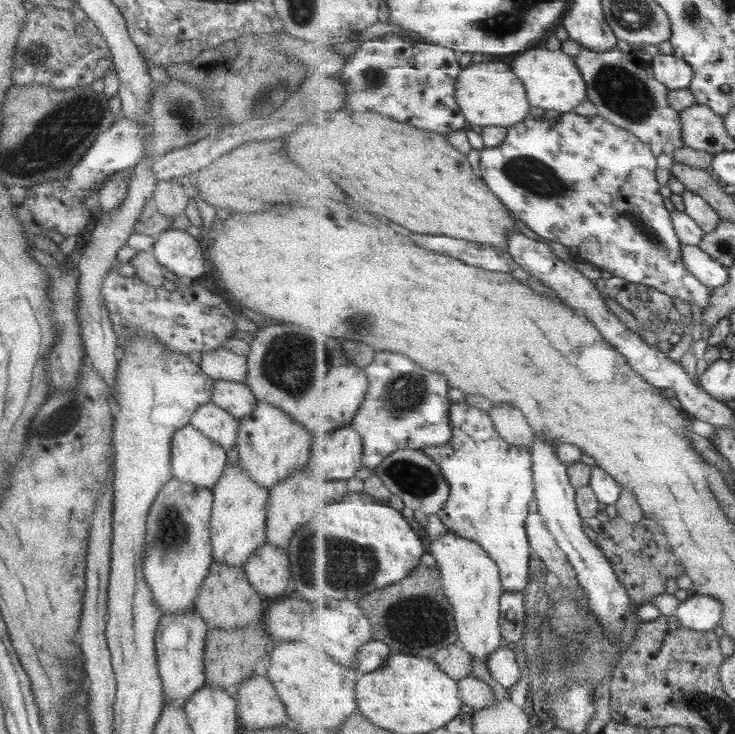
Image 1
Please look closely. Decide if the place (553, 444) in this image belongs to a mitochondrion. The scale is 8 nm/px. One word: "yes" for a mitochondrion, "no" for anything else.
no

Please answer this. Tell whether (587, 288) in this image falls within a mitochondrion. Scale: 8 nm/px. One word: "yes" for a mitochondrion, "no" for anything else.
no

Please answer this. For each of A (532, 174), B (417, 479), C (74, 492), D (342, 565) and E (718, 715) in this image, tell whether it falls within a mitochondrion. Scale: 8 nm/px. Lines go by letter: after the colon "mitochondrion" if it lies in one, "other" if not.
A: mitochondrion
B: mitochondrion
C: other
D: mitochondrion
E: mitochondrion

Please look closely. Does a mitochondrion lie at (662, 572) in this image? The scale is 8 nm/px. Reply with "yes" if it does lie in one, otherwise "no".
no

